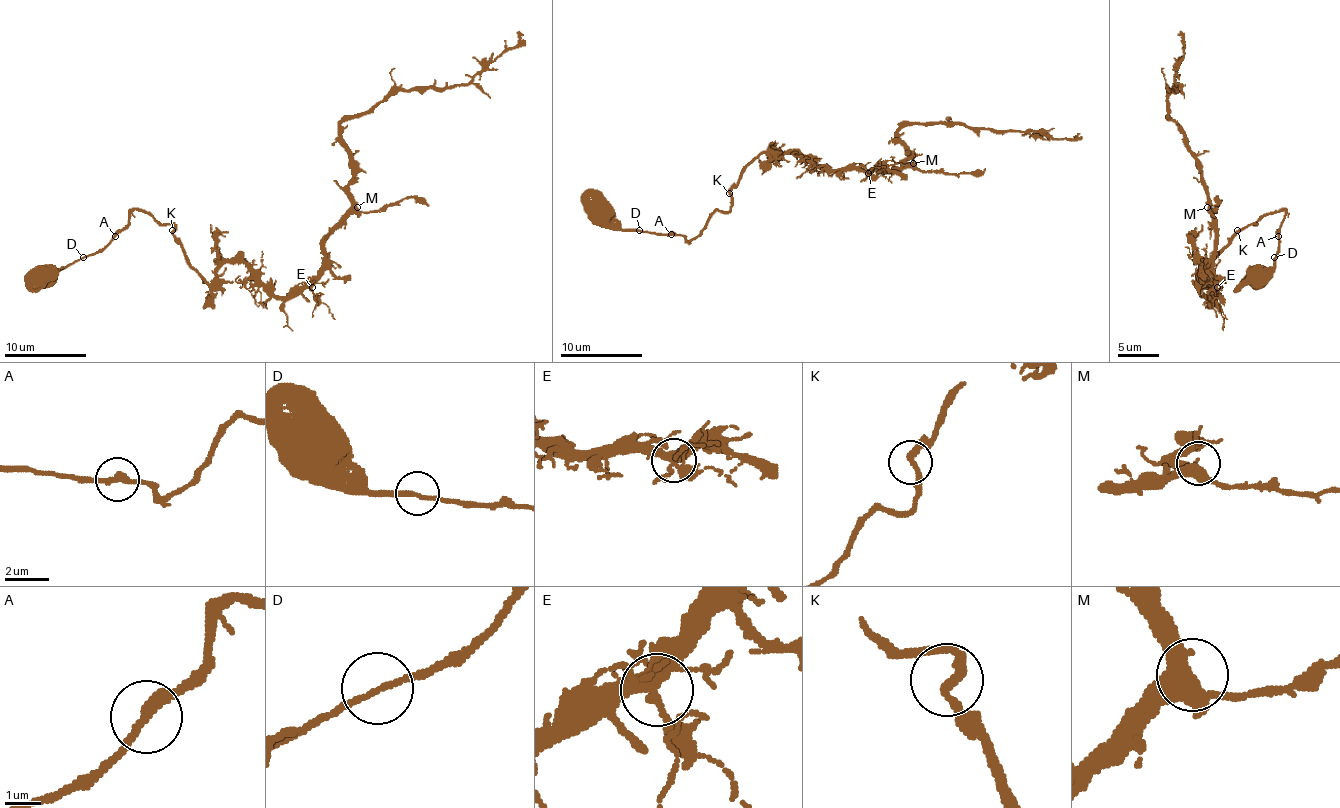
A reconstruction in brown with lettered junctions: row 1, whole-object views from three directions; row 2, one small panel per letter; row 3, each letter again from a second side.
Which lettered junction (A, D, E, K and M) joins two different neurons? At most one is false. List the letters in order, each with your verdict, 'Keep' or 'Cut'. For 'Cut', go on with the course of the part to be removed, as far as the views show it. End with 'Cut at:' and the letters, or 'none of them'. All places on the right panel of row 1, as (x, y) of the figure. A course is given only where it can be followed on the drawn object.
A: Keep
D: Keep
E: Keep
K: Keep
M: Keep
Cut at: none of them

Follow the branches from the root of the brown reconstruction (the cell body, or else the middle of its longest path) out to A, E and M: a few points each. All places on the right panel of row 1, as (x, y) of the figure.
A: (1254, 275), (1250, 275), (1273, 265), (1279, 236)
E: (1254, 275), (1273, 265), (1283, 209), (1244, 226), (1197, 281), (1197, 263), (1215, 296), (1217, 287)
M: (1254, 275), (1273, 265), (1285, 211), (1244, 226), (1197, 281), (1197, 263), (1215, 296), (1215, 220), (1207, 207)

